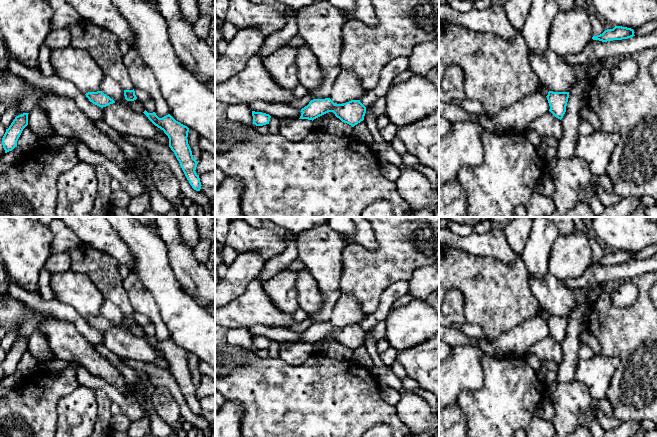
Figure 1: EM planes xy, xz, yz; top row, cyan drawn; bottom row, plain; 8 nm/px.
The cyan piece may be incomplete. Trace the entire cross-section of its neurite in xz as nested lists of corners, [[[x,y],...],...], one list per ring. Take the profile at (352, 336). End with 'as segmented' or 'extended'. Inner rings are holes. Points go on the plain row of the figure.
[[[330,322],[313,323],[301,333],[299,343],[314,344],[328,336],[333,336],[342,346],[354,351],[364,344],[366,331],[360,324],[351,324],[343,328],[335,328]]]; as segmented

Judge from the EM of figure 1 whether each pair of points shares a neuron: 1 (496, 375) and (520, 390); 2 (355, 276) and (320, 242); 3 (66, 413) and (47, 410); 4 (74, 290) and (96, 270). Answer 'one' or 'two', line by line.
1: one
2: two
3: two
4: two

